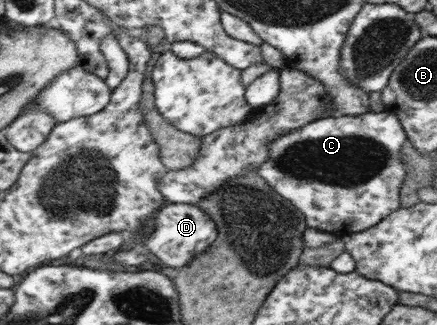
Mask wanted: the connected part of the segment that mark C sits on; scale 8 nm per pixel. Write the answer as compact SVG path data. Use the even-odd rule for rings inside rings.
M387 110L378 113L370 111L365 114L358 114L357 116L339 114L333 117L317 118L304 124L301 128L293 130L285 136L280 136L277 140L274 140L269 145L266 161L256 169L256 173L279 196L289 201L299 212L304 214L304 221L307 227L339 236L348 235L375 226L384 216L387 216L399 208L398 192L403 182L403 177L405 176L404 166L400 159L400 152L406 143L406 136L398 118Z

